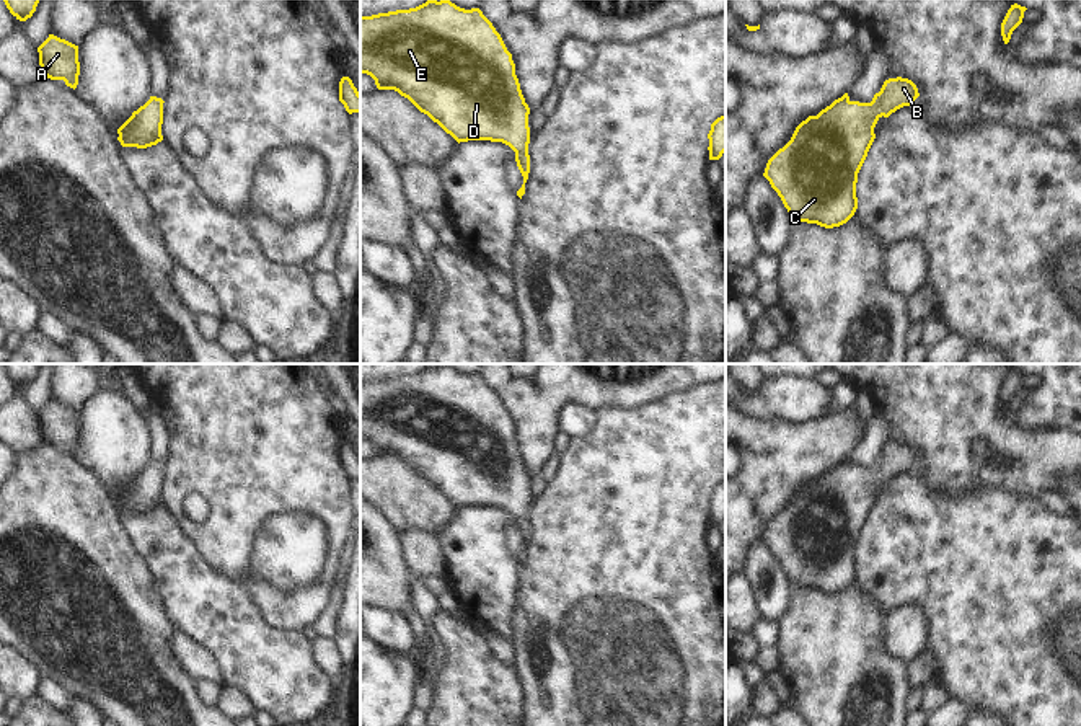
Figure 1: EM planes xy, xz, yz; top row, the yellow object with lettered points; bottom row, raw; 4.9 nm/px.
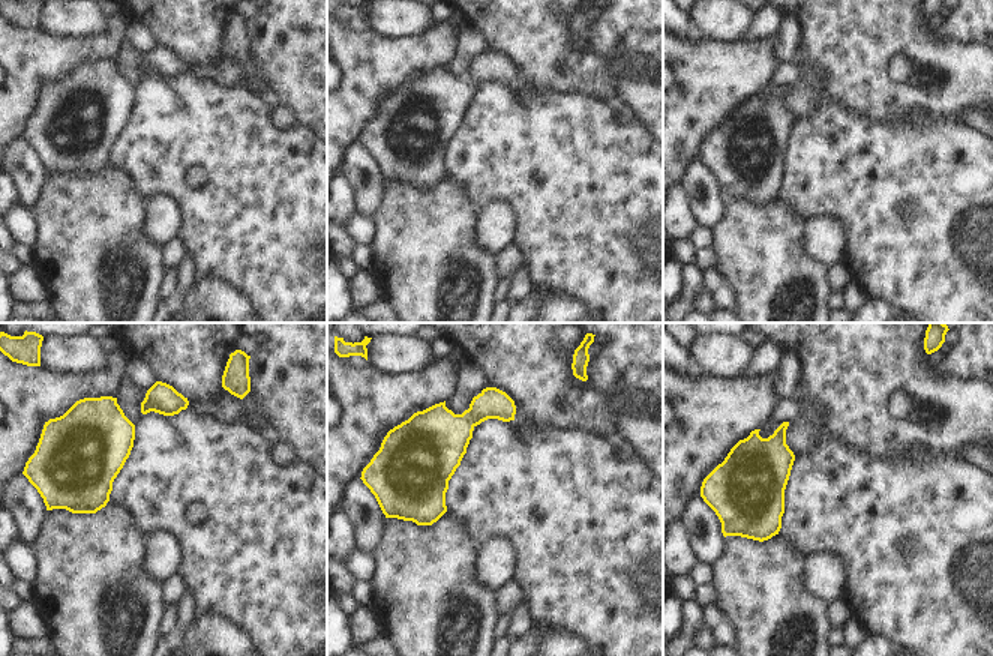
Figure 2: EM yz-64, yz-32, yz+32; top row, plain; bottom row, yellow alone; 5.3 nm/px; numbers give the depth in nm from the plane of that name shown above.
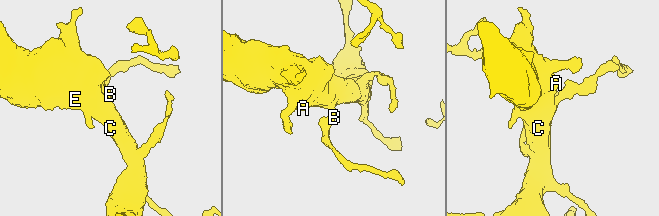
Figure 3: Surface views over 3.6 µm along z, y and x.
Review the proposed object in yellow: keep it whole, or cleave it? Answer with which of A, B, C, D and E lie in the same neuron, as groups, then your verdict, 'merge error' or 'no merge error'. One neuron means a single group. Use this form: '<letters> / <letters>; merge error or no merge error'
A B C D E; no merge error

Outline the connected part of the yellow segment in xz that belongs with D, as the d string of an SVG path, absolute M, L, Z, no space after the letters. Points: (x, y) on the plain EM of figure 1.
M429 364L416 374L360 382L360 439L370 440L378 455L395 455L408 463L458 509L491 506L509 511L515 517L515 527L523 542L523 550L517 556L522 564L530 538L530 473L522 460L512 419L479 374L465 375L448 364L440 367Z

